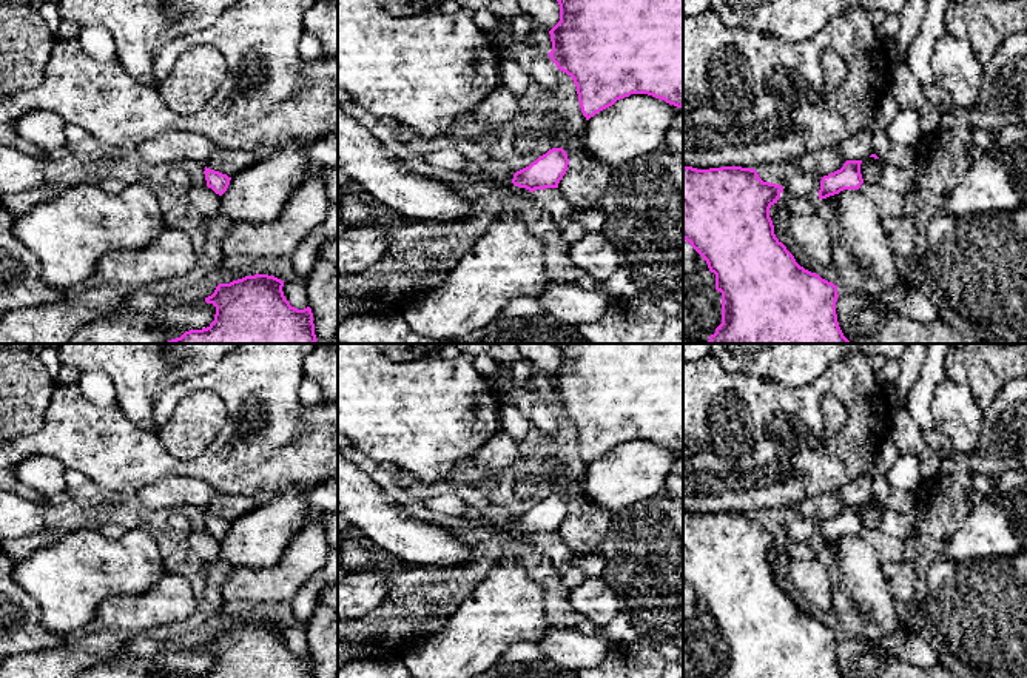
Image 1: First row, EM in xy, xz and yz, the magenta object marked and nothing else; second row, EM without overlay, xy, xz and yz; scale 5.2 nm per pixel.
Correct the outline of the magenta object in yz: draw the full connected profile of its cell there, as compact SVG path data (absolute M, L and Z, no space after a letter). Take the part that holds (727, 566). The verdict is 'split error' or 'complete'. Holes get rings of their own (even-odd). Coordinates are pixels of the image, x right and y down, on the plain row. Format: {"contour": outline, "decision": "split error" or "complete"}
{"contour": "M683 512L683 678L842 678L836 660L837 630L800 612L774 579L769 553L777 549L782 536L782 530L763 527L754 513Z", "decision": "split error"}

